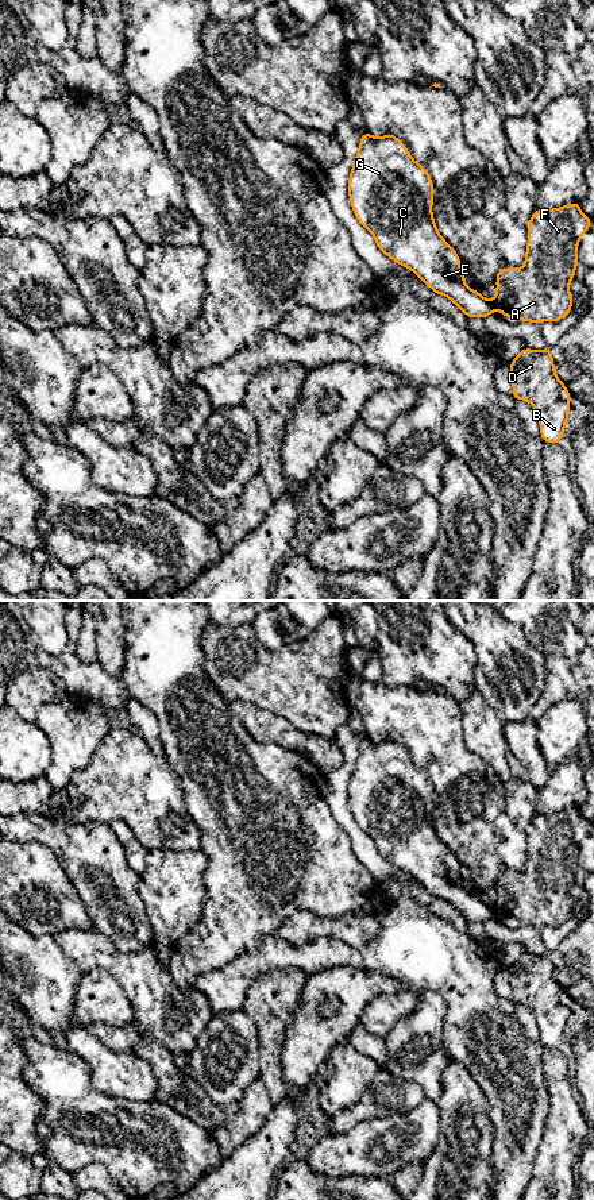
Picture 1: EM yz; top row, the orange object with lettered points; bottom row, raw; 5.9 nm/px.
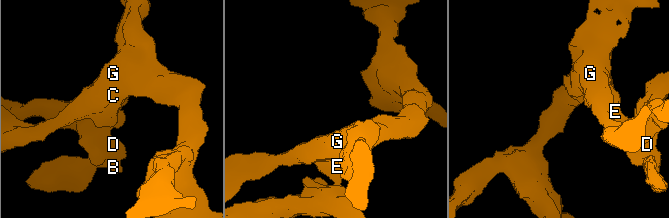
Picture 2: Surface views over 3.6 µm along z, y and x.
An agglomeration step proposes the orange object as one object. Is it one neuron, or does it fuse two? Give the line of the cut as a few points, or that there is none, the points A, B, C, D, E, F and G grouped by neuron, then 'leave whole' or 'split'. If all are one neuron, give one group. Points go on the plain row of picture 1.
yz (492, 906), (496, 911) | A B D F / C E G | split

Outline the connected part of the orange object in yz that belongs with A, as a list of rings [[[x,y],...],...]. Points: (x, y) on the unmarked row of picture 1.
[[[570,807],[555,814],[536,814],[528,829],[528,849],[525,871],[501,872],[497,877],[497,898],[493,908],[502,922],[514,921],[520,926],[559,926],[572,914],[572,900],[568,890],[575,883],[578,849],[591,823],[580,815],[580,809]]]

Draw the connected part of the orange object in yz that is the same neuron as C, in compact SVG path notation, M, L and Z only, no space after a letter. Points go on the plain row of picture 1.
M362 738L348 782L348 802L359 827L371 837L385 860L410 873L436 899L448 902L467 922L487 922L494 918L493 906L464 888L459 860L437 836L432 818L433 795L427 773L412 763L397 741Z

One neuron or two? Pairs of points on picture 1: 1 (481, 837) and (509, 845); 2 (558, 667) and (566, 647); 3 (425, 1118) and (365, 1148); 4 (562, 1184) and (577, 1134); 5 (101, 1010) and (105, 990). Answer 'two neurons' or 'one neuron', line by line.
1: two neurons
2: two neurons
3: one neuron
4: one neuron
5: one neuron

